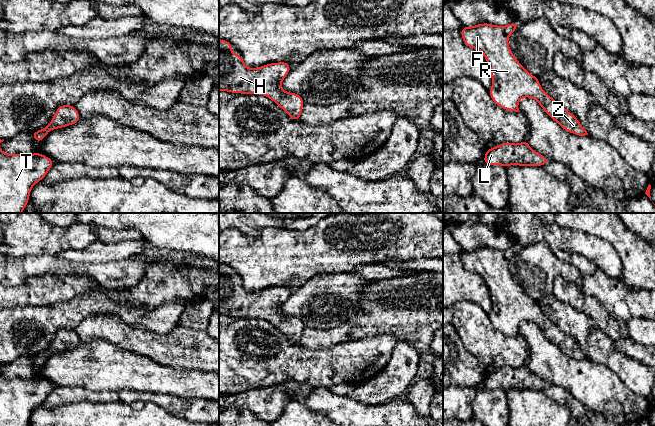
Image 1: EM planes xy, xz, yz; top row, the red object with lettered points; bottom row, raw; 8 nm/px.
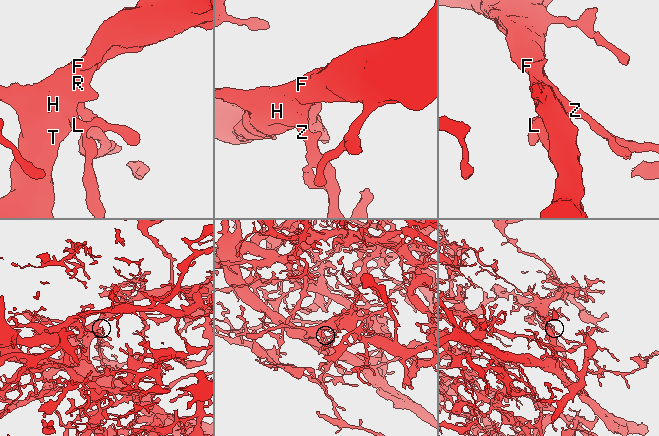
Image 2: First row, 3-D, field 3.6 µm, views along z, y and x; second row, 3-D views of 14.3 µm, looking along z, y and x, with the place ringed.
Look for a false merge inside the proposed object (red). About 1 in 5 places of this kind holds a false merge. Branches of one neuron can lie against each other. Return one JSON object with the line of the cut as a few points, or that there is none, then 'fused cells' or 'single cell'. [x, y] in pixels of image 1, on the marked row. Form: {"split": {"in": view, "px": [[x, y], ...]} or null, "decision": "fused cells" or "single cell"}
{"split": null, "decision": "single cell"}

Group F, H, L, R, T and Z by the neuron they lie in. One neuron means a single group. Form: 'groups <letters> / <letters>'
groups F H L R T Z

